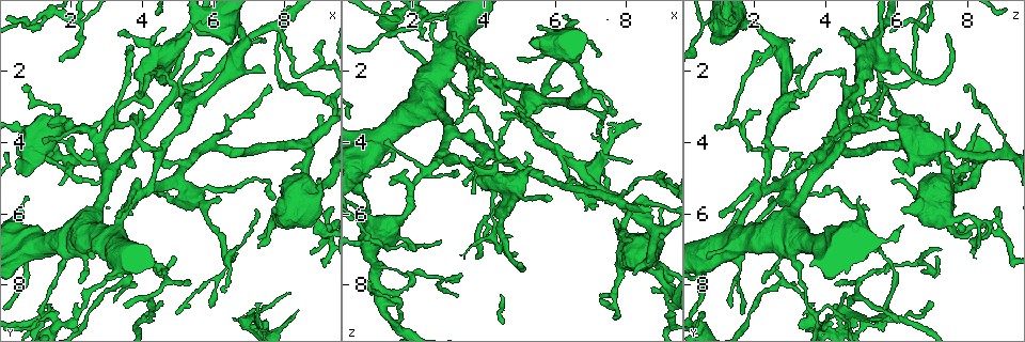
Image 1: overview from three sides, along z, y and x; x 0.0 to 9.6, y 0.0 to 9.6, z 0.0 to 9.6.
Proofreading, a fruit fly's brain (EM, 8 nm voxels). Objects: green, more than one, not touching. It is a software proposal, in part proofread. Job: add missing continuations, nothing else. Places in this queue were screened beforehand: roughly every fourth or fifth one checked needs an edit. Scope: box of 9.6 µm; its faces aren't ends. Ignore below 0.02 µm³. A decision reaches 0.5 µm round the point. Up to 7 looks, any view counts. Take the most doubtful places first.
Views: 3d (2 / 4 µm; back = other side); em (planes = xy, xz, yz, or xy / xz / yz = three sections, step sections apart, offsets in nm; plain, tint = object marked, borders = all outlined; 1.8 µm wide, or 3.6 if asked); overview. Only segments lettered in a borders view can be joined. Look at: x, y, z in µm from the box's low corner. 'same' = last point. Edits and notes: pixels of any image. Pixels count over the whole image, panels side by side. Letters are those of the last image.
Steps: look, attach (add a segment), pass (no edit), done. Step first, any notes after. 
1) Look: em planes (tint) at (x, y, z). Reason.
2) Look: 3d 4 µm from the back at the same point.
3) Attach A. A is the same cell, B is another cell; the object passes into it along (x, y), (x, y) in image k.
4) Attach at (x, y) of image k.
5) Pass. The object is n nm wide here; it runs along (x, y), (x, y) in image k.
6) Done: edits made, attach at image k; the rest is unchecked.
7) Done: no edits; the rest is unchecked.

Look: em planes (plain) at (8.10, 8.25, 4.50). Free end.

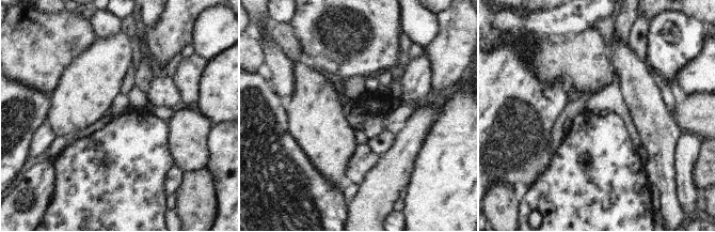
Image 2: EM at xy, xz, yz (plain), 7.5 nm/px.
Look: em planes (tint) at the same point.

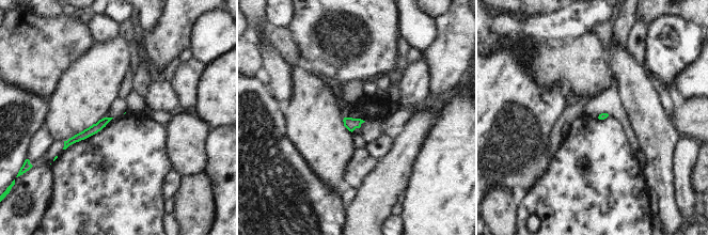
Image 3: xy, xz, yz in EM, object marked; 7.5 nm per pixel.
Look: em planes (borders) at the same point.

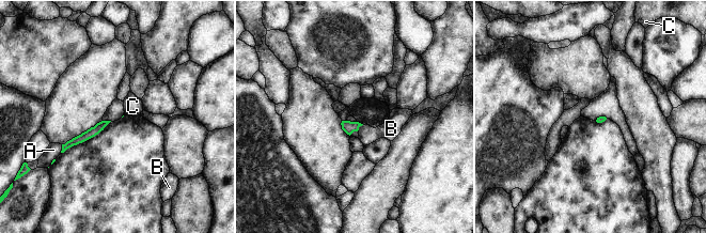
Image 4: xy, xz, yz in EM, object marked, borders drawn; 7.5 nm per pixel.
Attach B. B is the same cell, A and C are other cells; the object passes into it along (347, 126), (359, 126), (391, 128) in image 4; the cell continues.

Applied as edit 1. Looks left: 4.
Look: overview. Redraw.

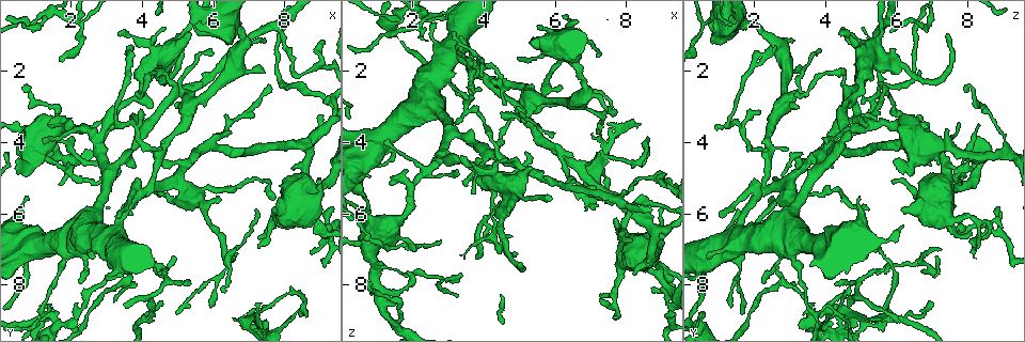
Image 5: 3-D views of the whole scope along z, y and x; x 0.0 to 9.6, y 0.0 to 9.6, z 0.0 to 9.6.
Look: 3d 4 µm at (7.20, 5.85, 1.50). Thin end.

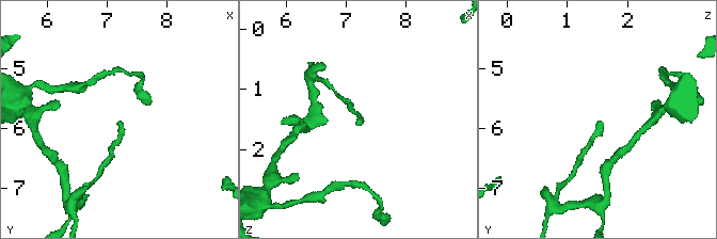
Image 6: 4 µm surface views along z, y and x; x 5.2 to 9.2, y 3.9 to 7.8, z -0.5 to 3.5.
Look: em planes (borders) at (7.20, 5.90, 1.55).

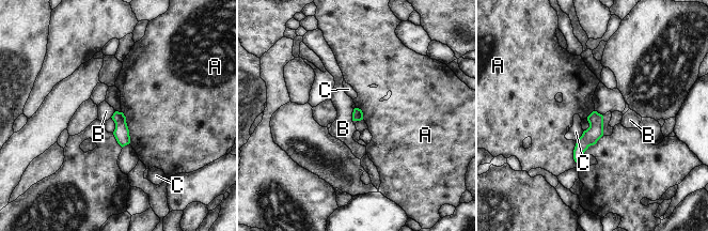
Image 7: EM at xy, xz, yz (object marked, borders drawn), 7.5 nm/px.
Pass. The object is 80 nm wide here; the longest contact is with A, 260 nm; A, B and C are other cells; none of them fits.

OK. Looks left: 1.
Done: edits made, attach at image 4; the rest is unchecked.

